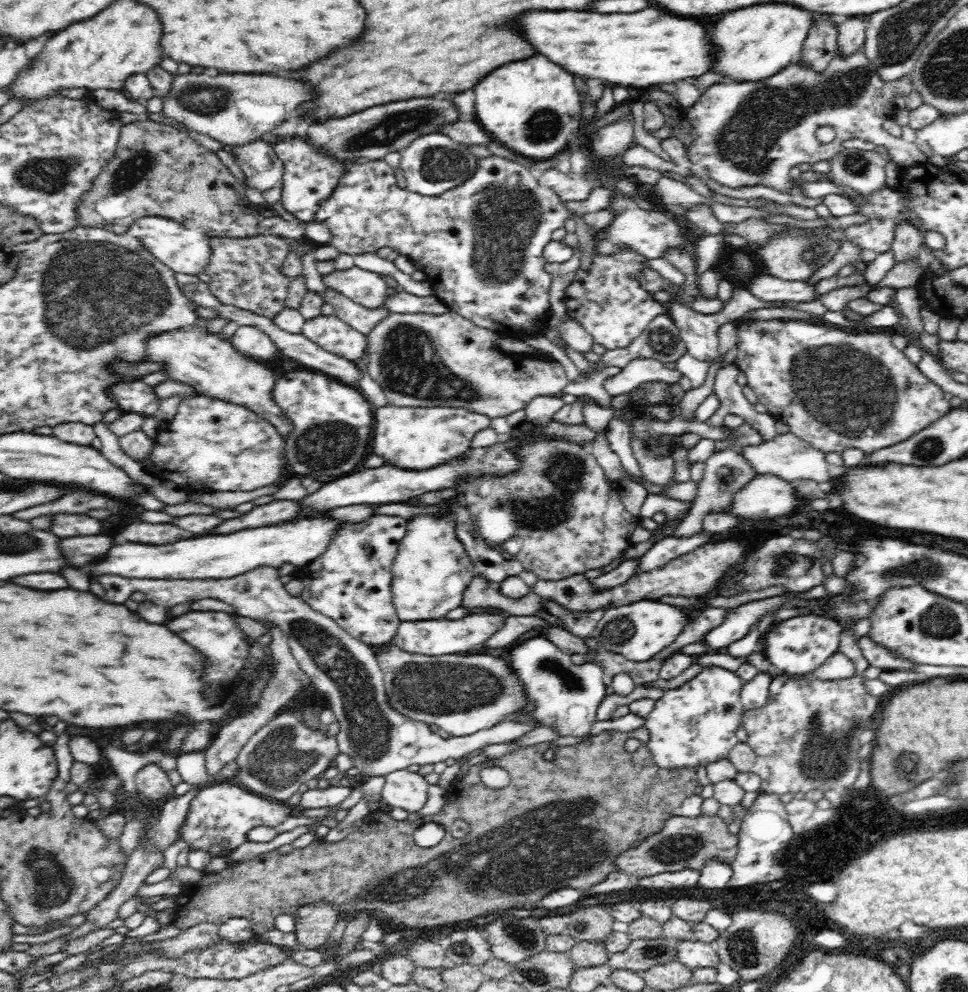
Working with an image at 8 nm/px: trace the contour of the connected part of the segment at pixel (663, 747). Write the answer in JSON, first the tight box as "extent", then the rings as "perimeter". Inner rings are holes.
{"extent":[624,666,745,771],"perimeter":[[[718,666],[706,667],[682,686],[668,690],[658,698],[654,710],[643,720],[649,734],[648,740],[628,738],[624,742],[626,751],[632,753],[639,747],[646,747],[653,764],[662,771],[680,770],[680,768],[697,770],[698,767],[706,768],[707,764],[726,759],[734,745],[739,743],[736,731],[742,726],[745,711],[741,703],[741,688],[744,683],[737,673],[730,670]]]}

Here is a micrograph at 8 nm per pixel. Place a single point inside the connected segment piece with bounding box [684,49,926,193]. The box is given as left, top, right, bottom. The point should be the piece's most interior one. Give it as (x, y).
(746, 134)

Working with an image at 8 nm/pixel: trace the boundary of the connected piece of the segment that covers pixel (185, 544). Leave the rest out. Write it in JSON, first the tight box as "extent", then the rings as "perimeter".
{"extent":[88,515,340,580],"perimeter":[[[318,515],[304,520],[286,521],[286,524],[261,526],[254,530],[242,530],[226,536],[200,536],[192,540],[178,540],[176,544],[150,546],[150,544],[122,544],[112,546],[108,554],[94,560],[88,570],[90,576],[116,574],[122,578],[154,578],[154,580],[204,580],[227,579],[244,574],[263,565],[275,568],[288,562],[295,567],[306,568],[318,558],[336,534],[340,522]]]}

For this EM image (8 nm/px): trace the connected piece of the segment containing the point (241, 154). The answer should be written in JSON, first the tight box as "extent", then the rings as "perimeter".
{"extent":[230,138,284,194],"perimeter":[[[256,138],[246,144],[231,146],[230,154],[244,175],[246,187],[262,194],[284,184],[284,165],[272,143]]]}

